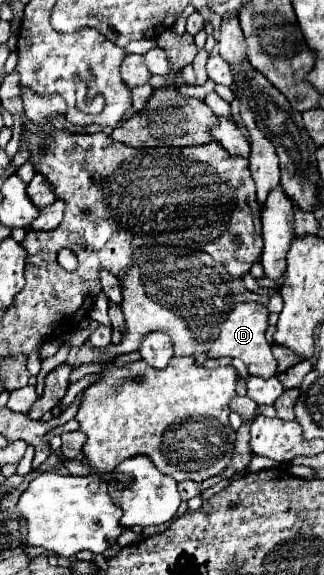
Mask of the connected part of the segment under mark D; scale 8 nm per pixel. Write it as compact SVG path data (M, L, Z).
M244 302L244 304L238 304L228 320L222 324L222 330L220 330L220 338L214 342L214 346L210 348L208 356L210 358L240 358L246 368L248 368L248 374L250 376L262 376L262 378L270 378L276 374L276 358L272 354L272 346L268 344L266 340L266 328L268 328L268 310L258 304L258 302Z

